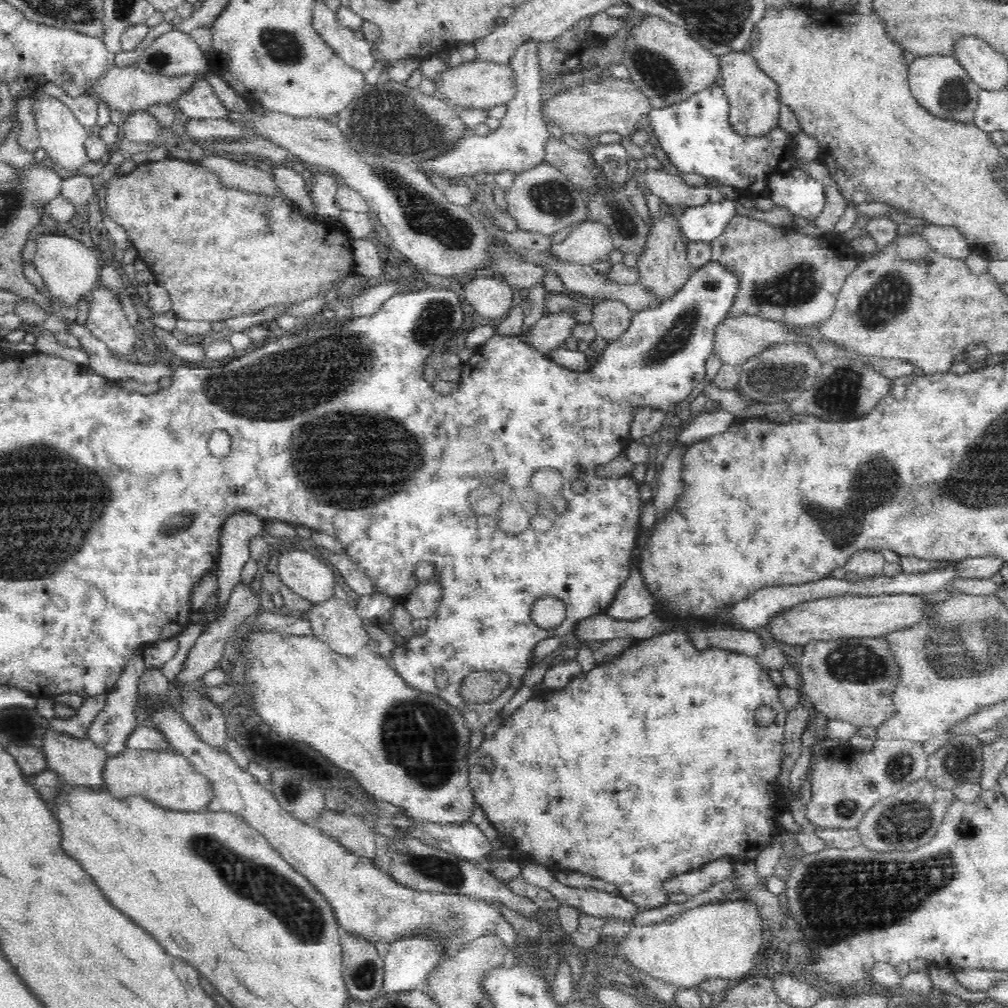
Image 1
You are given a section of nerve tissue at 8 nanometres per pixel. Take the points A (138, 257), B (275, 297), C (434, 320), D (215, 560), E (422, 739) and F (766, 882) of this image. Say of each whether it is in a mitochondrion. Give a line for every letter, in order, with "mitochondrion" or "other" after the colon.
A: other
B: other
C: mitochondrion
D: other
E: mitochondrion
F: other

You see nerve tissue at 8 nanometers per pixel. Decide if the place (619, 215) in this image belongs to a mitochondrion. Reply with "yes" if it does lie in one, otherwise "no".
yes

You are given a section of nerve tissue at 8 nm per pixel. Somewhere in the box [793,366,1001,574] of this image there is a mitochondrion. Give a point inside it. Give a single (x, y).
(840, 396)

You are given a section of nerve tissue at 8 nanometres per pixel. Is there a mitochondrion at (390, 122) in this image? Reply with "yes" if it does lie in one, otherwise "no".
yes

